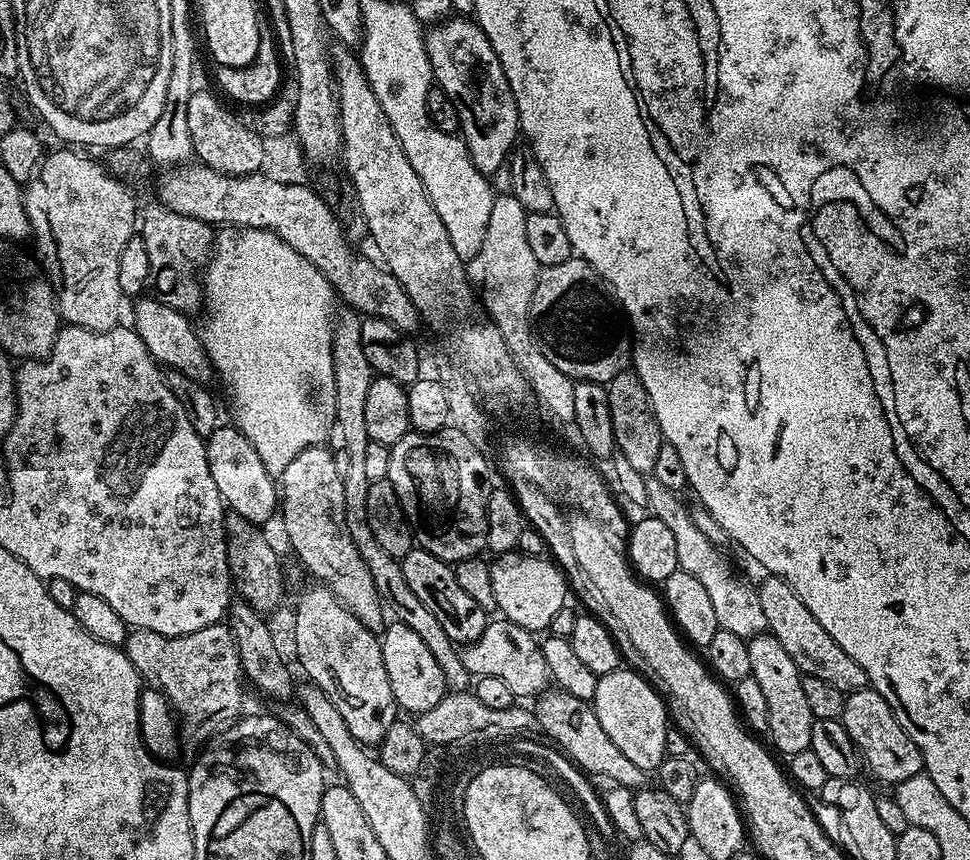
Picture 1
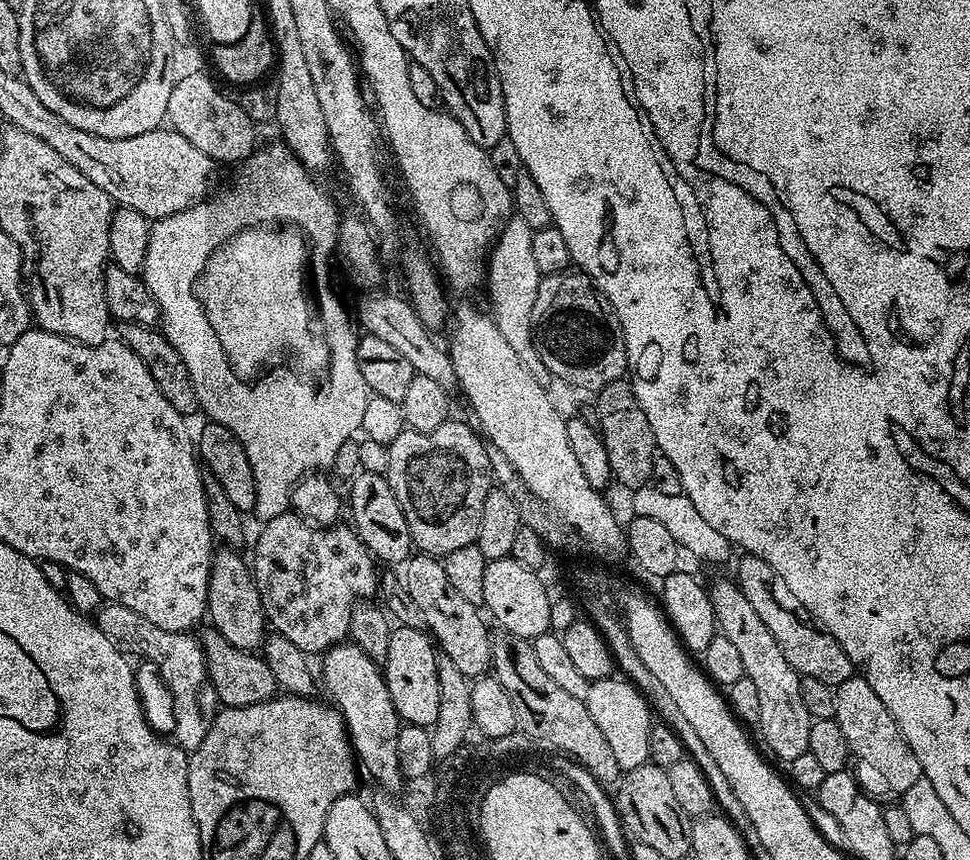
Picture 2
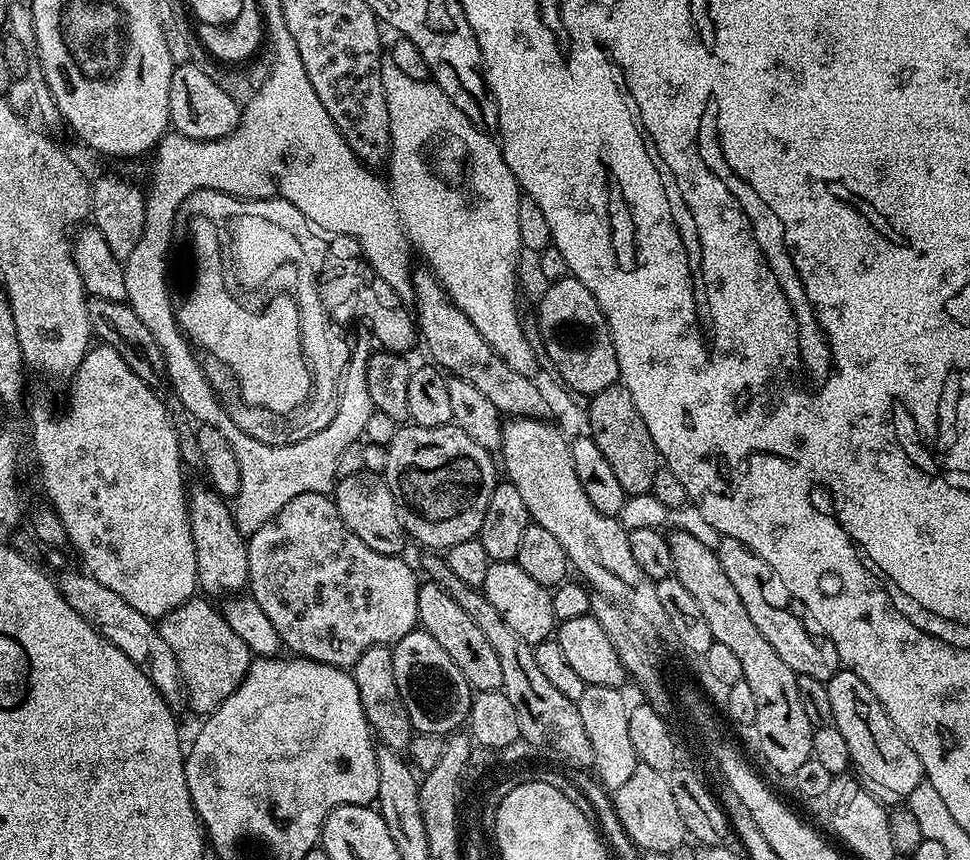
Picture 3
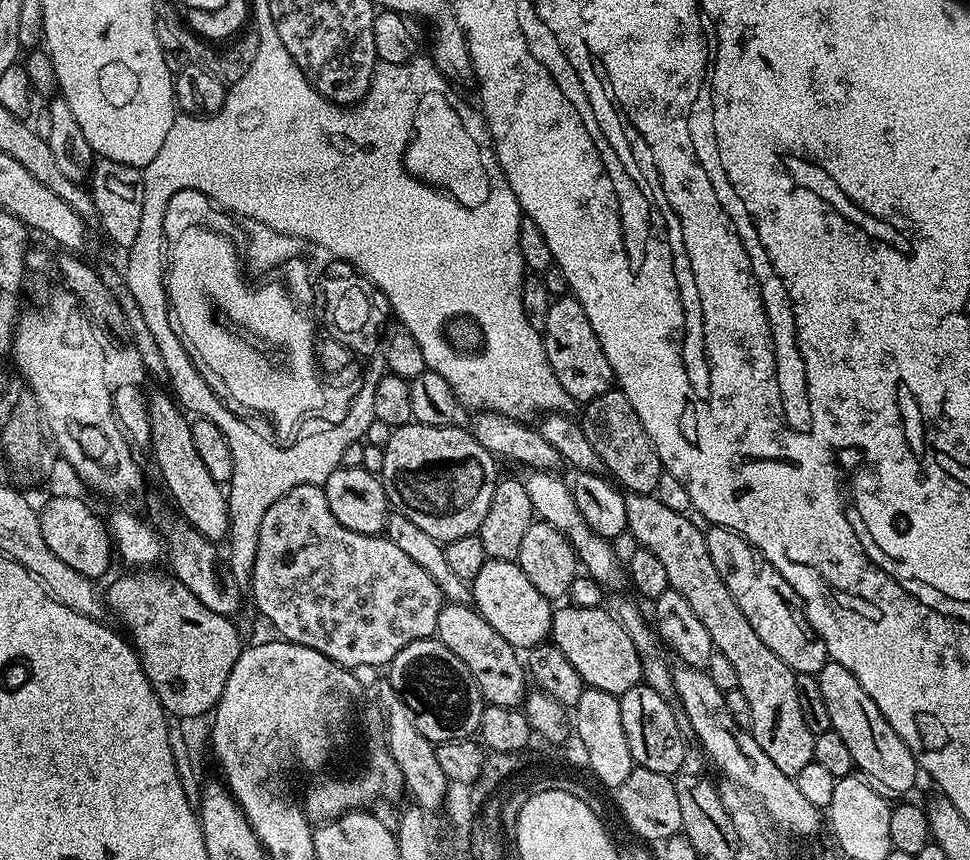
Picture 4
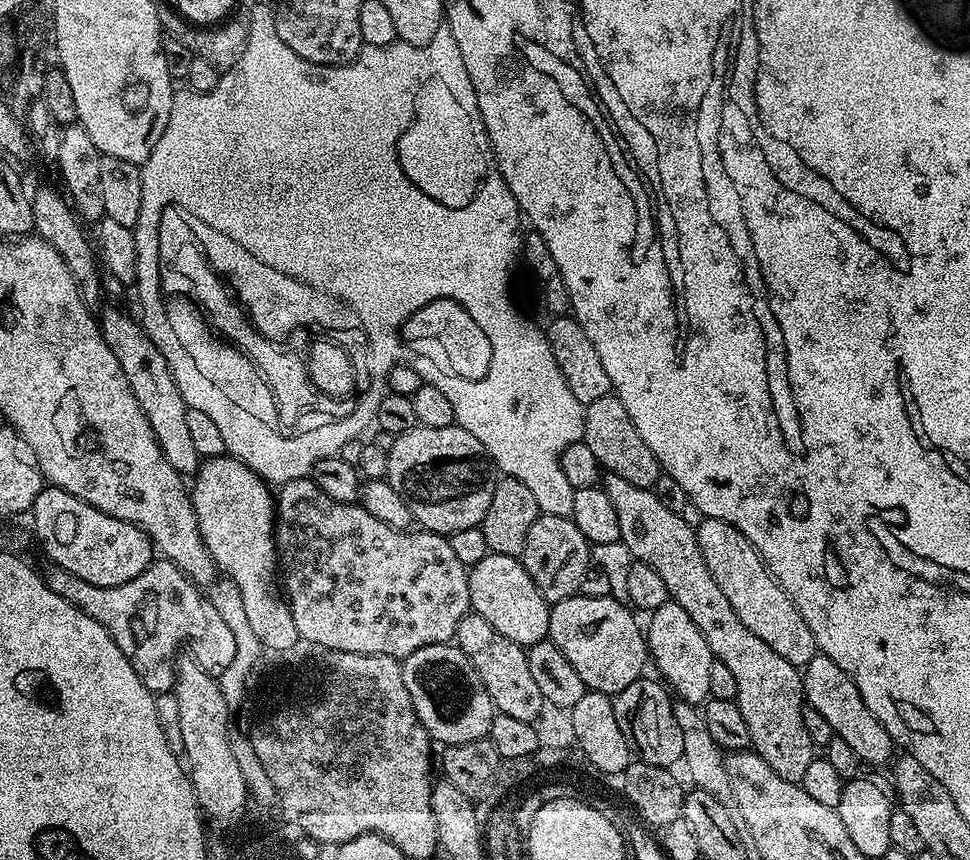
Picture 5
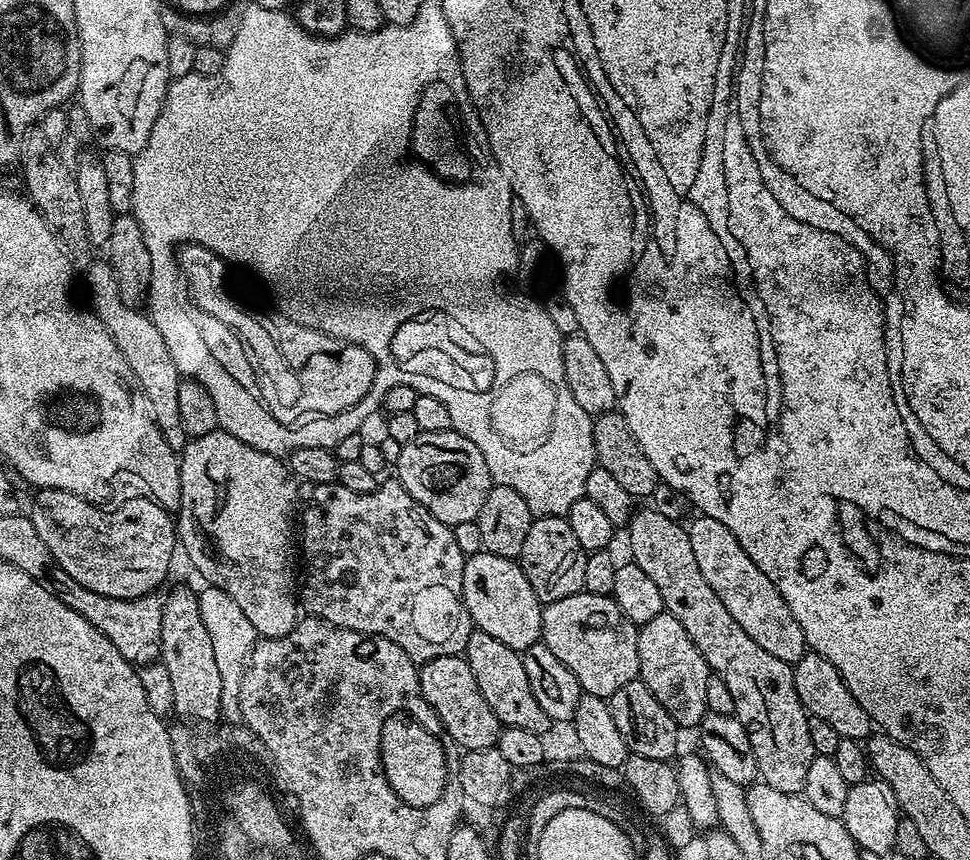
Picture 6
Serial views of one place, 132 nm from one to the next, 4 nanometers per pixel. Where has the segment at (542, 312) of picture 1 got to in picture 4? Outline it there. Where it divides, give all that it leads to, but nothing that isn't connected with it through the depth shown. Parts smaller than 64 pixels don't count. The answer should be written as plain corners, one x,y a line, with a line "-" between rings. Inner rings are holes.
569,294
553,299
542,335
546,358
558,382
562,382
562,390
568,392
569,401
587,402
598,398
598,394
613,391
614,377
610,362
606,362
598,334
594,334
594,326
590,326
590,318
586,318
586,310
582,310
575,296

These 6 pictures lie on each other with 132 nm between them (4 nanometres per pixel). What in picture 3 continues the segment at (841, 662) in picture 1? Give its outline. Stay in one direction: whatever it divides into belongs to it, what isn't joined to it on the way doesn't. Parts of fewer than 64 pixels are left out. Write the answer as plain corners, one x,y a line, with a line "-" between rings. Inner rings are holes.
721,536
715,549
718,562
722,562
722,571
726,574
726,578
730,578
734,591
738,593
738,598
742,598
742,606
746,606
750,619
754,622
754,626
758,626
762,638
766,638
766,642
770,642
770,646
774,646
778,658
782,658
782,662
786,662
786,666
790,666
790,670
797,676
809,676
825,682
834,678
834,674
841,671
842,668
838,650
834,650
834,642
830,642
828,636
810,626
808,611
792,597
790,590
786,590
786,582
782,582
782,578
778,578
778,574
774,574
770,562
766,562
758,554
754,554
754,550
750,550
750,546
738,542
738,538

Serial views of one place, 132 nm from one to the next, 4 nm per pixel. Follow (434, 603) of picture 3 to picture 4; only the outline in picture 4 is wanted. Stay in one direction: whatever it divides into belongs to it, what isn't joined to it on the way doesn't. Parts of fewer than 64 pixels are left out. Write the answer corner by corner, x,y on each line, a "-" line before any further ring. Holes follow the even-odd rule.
445,603
443,610
438,614
438,626
435,639
441,640
446,650
454,650
462,662
474,674
474,682
478,682
478,690
484,695
485,701
494,706
520,708
524,697
530,691
530,680
526,675
526,664
521,653
475,607
468,604

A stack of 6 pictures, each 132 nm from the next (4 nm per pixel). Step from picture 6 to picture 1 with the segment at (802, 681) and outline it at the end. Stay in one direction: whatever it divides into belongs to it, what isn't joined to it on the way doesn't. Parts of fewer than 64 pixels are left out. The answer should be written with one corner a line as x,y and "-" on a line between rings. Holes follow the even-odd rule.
870,686
850,692
844,698
844,714
842,723
846,734
856,743
856,751
862,754
865,765
872,767
872,772
880,780
885,780
889,786
901,784
906,778
914,778
924,772
924,759
918,746
902,730
898,718
894,718
894,710

